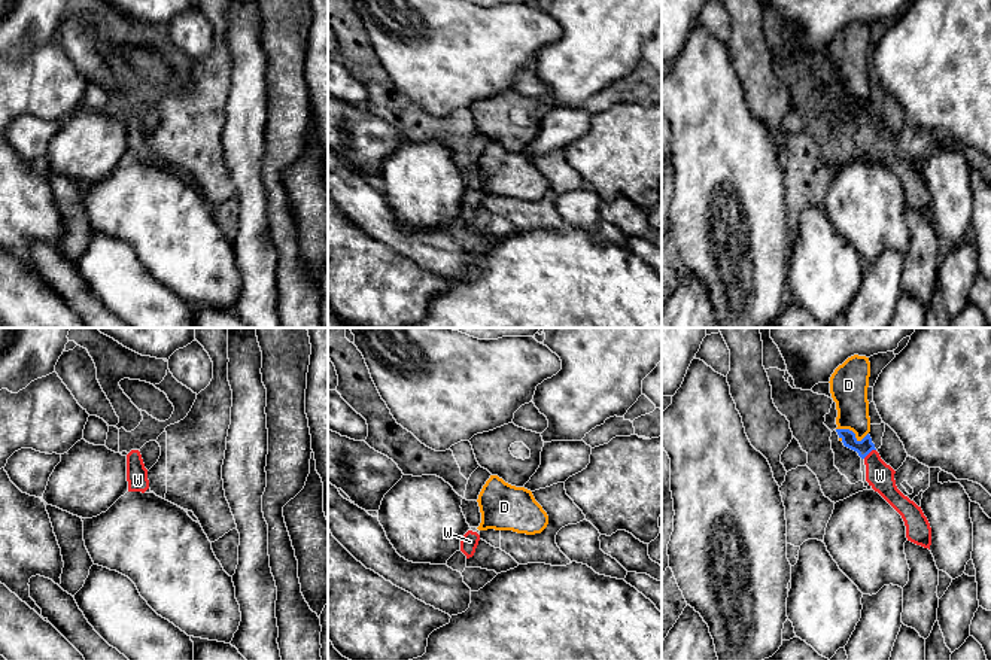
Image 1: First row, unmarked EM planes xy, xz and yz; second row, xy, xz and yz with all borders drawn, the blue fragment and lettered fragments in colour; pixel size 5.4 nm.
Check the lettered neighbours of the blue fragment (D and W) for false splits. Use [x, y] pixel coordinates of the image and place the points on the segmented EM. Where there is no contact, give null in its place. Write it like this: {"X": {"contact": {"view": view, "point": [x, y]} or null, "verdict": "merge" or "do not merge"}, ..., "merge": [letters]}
{"D": {"contact": {"view": "yz", "point": [853, 432]}, "verdict": "do not merge"}, "W": {"contact": {"view": "yz", "point": [869, 452]}, "verdict": "merge"}, "merge": ["W"]}

